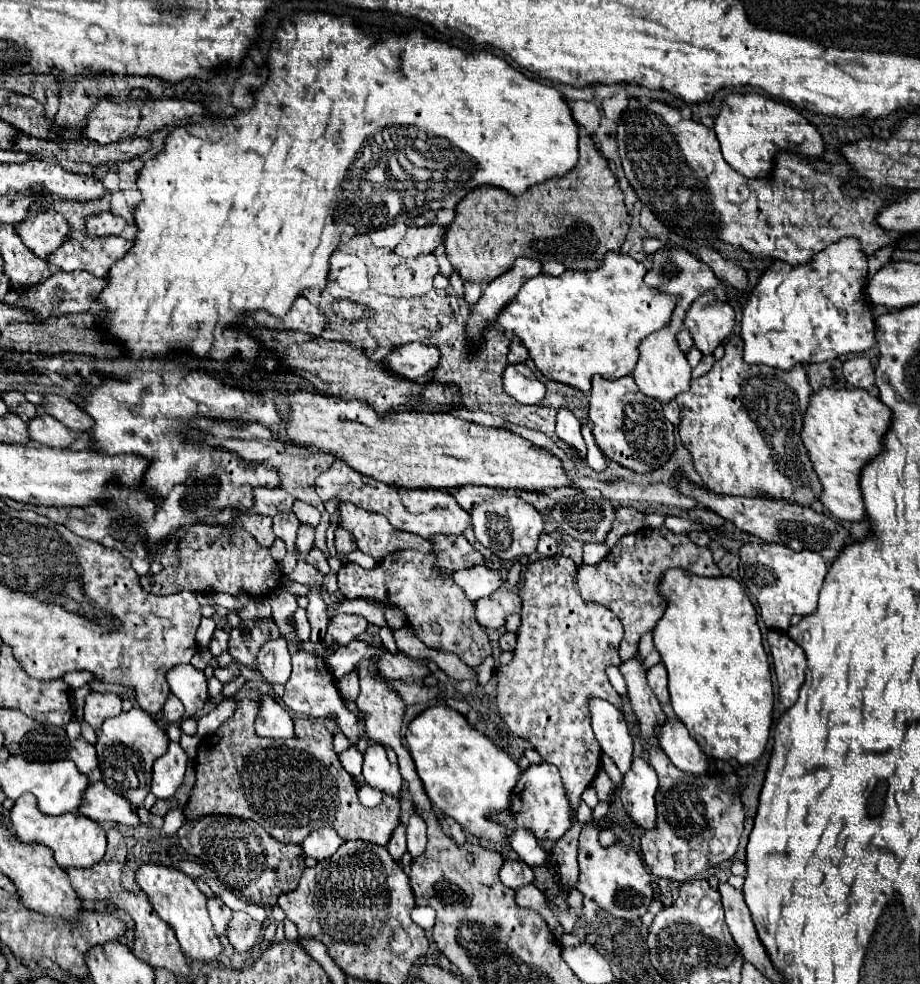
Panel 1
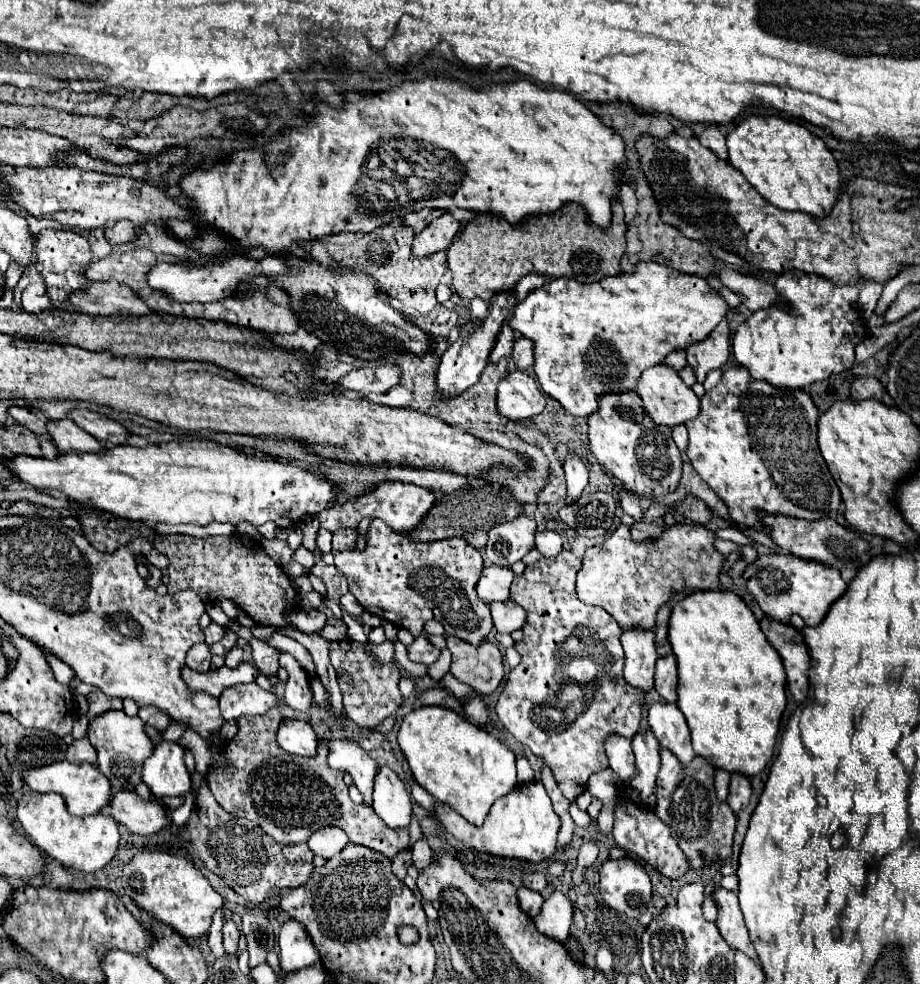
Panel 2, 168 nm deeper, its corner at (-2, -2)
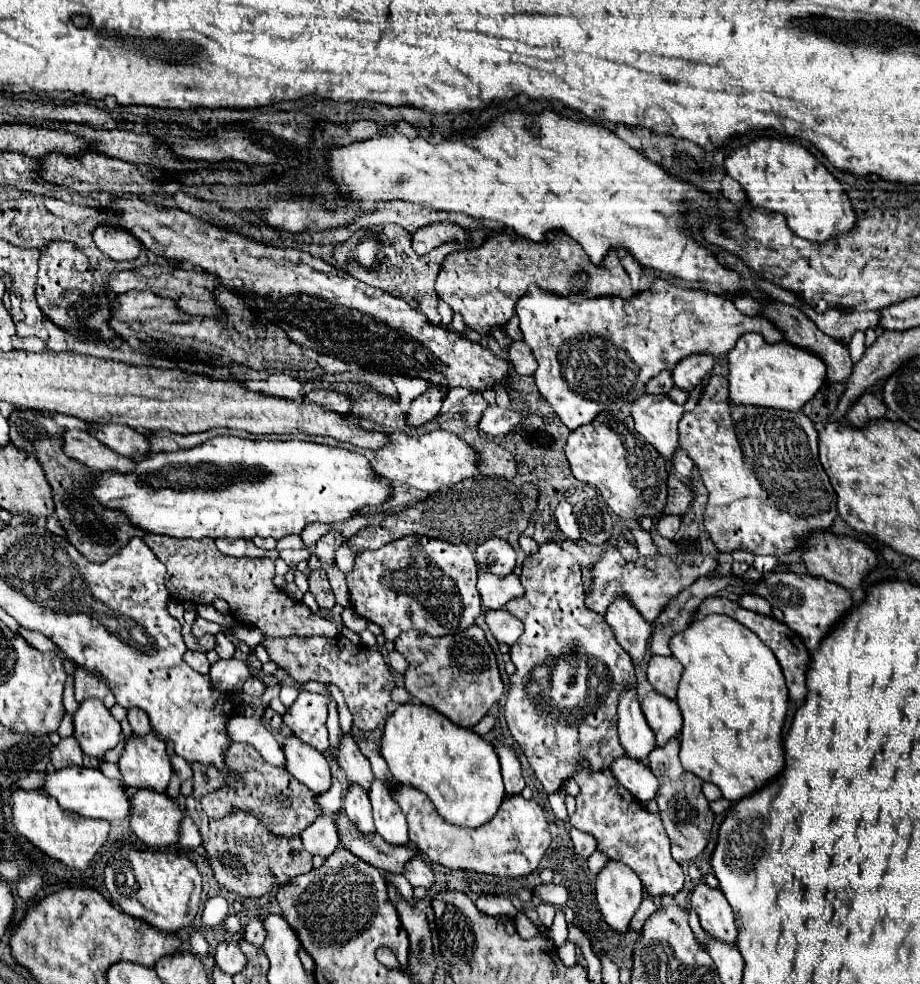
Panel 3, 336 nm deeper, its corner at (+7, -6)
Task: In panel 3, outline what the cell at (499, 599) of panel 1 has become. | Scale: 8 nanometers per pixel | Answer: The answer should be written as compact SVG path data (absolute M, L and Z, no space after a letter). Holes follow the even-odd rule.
M506 609L486 611L486 623L498 643L514 645L516 639L522 635L522 623Z

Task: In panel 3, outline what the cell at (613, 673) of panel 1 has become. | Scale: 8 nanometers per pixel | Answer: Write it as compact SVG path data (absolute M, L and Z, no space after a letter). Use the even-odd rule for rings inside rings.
M650 691L642 701L642 713L656 735L656 745L662 747L670 739L680 737L682 715L672 699L666 699L664 695Z

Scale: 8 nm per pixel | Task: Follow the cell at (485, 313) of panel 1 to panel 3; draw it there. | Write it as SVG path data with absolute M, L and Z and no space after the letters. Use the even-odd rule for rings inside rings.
M432 383L432 387L422 393L420 397L416 397L410 405L410 411L408 411L408 423L418 427L418 425L424 425L426 421L434 419L438 413L440 413L440 407L444 403L444 397L446 397L446 391L450 387L436 387Z

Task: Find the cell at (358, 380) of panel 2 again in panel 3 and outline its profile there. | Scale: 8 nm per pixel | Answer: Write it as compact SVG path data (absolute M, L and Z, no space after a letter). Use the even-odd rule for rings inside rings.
M316 389L316 391L310 391L306 395L306 401L312 401L312 403L318 403L322 405L324 409L328 411L336 411L336 413L350 413L350 409L354 407L354 399L350 395L344 395L344 393L338 393L338 391L330 391L330 389Z

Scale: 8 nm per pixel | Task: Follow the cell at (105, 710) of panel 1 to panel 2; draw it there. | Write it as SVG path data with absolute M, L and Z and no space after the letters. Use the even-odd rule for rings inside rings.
M93 691L87 695L87 701L89 701L89 717L95 717L95 715L101 715L105 711L111 711L117 707L117 701L115 699L109 699L103 691Z

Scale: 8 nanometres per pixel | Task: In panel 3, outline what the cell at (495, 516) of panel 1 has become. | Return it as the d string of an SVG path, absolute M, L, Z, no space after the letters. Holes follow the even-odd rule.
M492 537L476 547L474 559L480 565L480 571L508 575L516 565L516 553L506 539Z

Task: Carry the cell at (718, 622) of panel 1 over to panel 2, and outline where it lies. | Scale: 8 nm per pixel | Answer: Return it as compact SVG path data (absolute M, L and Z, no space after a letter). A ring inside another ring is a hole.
M697 591L673 607L669 619L669 643L679 665L679 709L691 729L693 749L713 767L745 777L759 775L773 757L779 721L787 705L787 675L783 661L761 631L753 611L729 591Z

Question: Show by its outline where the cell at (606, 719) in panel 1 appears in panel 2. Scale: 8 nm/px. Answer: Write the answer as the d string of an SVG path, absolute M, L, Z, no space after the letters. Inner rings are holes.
M609 735L609 739L605 741L605 749L607 749L609 765L617 773L617 777L621 781L631 781L637 775L635 755L631 751L631 741L621 739L617 735Z

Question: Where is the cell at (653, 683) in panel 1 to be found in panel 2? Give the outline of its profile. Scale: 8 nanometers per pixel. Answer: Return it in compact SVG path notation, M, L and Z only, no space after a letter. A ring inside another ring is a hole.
M675 655L657 659L655 691L669 703L677 701L677 659Z

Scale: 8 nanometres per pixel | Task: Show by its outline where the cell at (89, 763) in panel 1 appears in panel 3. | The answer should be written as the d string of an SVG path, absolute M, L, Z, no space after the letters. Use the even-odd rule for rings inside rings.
M68 737L68 739L60 739L60 743L52 747L50 757L52 757L54 769L62 769L68 765L82 765L84 753L80 751L80 745L76 743L76 739Z

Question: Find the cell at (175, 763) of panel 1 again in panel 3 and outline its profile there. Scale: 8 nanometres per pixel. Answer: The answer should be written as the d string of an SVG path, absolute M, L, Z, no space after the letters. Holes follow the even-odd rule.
M148 733L144 737L128 737L118 767L122 773L122 781L130 789L142 787L164 793L172 777L170 757L166 755L166 743L154 733Z

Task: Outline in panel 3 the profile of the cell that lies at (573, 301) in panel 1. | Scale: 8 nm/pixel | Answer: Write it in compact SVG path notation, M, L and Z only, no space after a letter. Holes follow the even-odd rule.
M654 277L652 289L640 291L632 299L600 297L584 299L580 305L570 303L566 297L552 291L528 287L516 303L516 315L520 317L524 343L532 349L532 355L538 361L534 373L536 387L570 431L592 423L602 411L614 411L634 403L654 375L664 369L674 369L680 359L692 353L708 353L712 357L726 355L736 345L738 337L748 331L760 333L770 343L782 339L782 333L772 327L768 319L740 313L728 297L706 293L702 289L680 289L660 277Z

